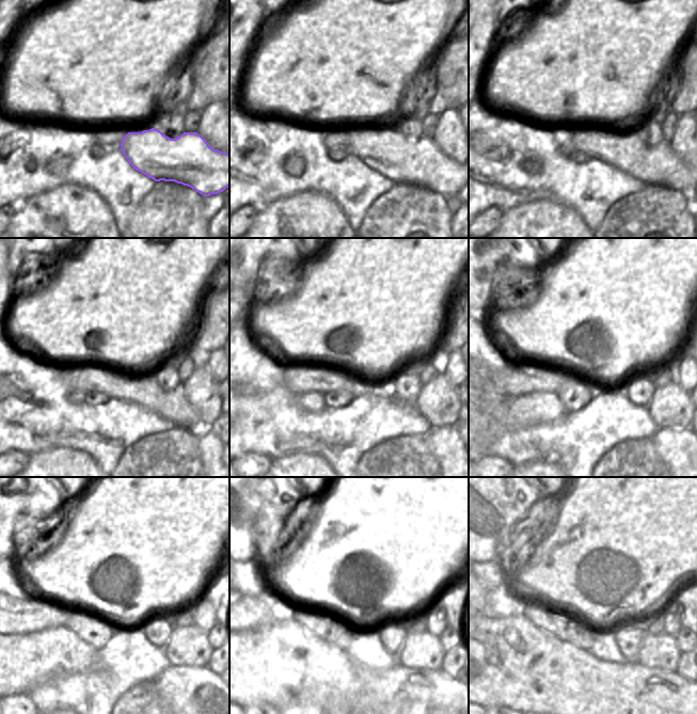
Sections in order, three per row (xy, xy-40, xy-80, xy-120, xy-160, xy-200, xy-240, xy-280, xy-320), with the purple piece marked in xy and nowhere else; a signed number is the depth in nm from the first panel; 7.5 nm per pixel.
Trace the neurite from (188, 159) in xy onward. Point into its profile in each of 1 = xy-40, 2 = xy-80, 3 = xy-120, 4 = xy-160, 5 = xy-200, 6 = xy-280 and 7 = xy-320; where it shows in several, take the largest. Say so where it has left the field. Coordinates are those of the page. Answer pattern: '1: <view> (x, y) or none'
1: xy-40 (384, 149)
2: xy-80 (658, 164)
3: xy-120 (142, 389)
4: xy-160 (299, 379)
5: xy-200 (525, 379)
6: xy-280 (268, 608)
7: xy-320 (518, 611)

